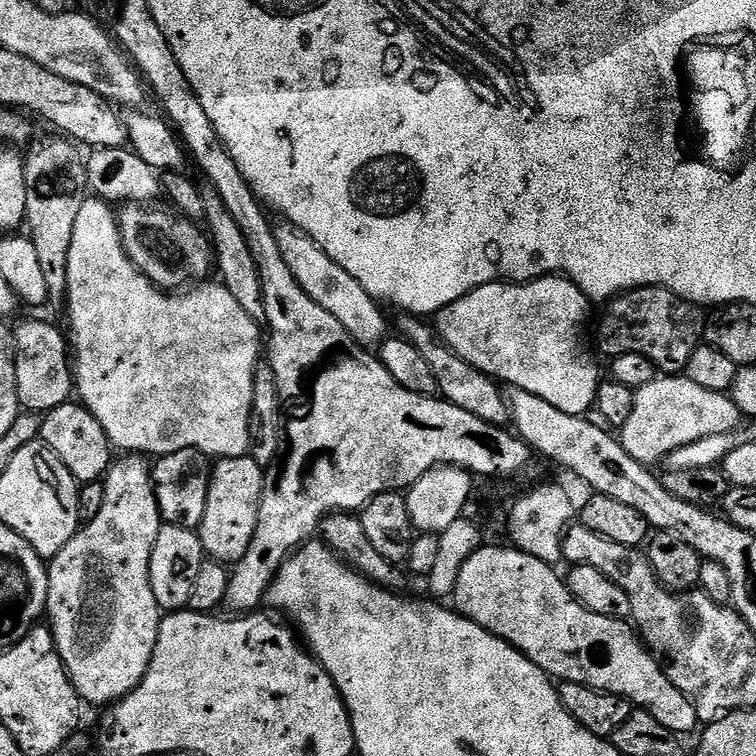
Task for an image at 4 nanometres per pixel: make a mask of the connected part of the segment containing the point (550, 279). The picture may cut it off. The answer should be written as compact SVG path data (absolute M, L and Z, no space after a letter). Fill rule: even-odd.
M553 274L551 276L541 276L540 279L531 282L497 282L487 284L481 288L475 288L470 294L458 298L458 302L454 302L450 306L443 308L442 311L435 313L434 328L440 339L444 341L445 348L461 356L466 362L470 362L470 366L474 366L478 371L484 372L487 376L493 377L512 388L526 390L530 394L550 402L550 406L558 406L558 410L562 410L566 414L584 416L588 414L588 411L590 413L593 411L596 395L602 383L600 368L596 365L597 353L594 351L594 348L594 353L592 353L592 348L588 345L588 336L584 333L588 328L588 307L590 307L588 297L584 295L582 289L573 280L568 279L566 276Z

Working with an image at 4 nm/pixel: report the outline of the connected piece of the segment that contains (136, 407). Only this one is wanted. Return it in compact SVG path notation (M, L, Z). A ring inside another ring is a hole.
M99 198L85 200L82 211L78 214L78 223L74 225L74 242L70 242L66 285L69 328L67 331L70 333L70 348L74 353L74 388L78 393L79 403L88 408L90 414L98 418L98 422L102 422L102 430L106 430L108 441L111 442L113 449L124 454L147 454L149 457L159 458L166 454L174 454L178 450L196 448L209 458L249 455L252 444L250 422L252 421L256 365L261 363L262 348L261 345L259 348L252 340L216 340L220 332L212 328L212 312L233 312L234 314L240 312L234 294L230 294L230 290L226 290L219 282L200 282L189 287L183 294L169 294L157 288L138 271L134 262L126 254L124 240L120 237L118 216L114 208L112 212L112 208L111 203Z

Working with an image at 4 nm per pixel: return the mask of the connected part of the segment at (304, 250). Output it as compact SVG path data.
M280 222L275 225L274 231L278 250L282 250L282 258L286 258L286 266L290 266L290 274L294 274L298 286L302 286L302 290L306 290L306 294L310 294L318 306L330 310L330 314L334 314L334 318L346 326L346 334L350 334L350 338L357 340L363 348L375 349L390 332L390 320L388 324L380 310L381 301L375 300L366 286L354 278L354 274L346 274L346 270L342 270L342 266L338 266L338 262L323 252L301 228Z

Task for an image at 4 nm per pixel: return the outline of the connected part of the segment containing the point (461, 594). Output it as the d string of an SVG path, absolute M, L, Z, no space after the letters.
M482 546L474 554L470 554L470 558L466 558L466 566L462 566L458 574L455 611L470 622L482 626L490 634L514 645L526 658L530 658L530 662L547 672L549 677L560 682L578 682L597 688L599 692L621 696L637 709L654 714L654 718L658 718L658 722L662 722L666 730L677 734L695 733L698 721L691 698L684 696L682 690L678 690L678 686L670 682L667 671L663 667L660 669L661 661L649 651L635 627L622 620L602 618L602 614L594 614L594 610L586 610L586 606L573 598L565 577L561 573L559 576L556 571L553 565L541 558L532 557L520 548Z

